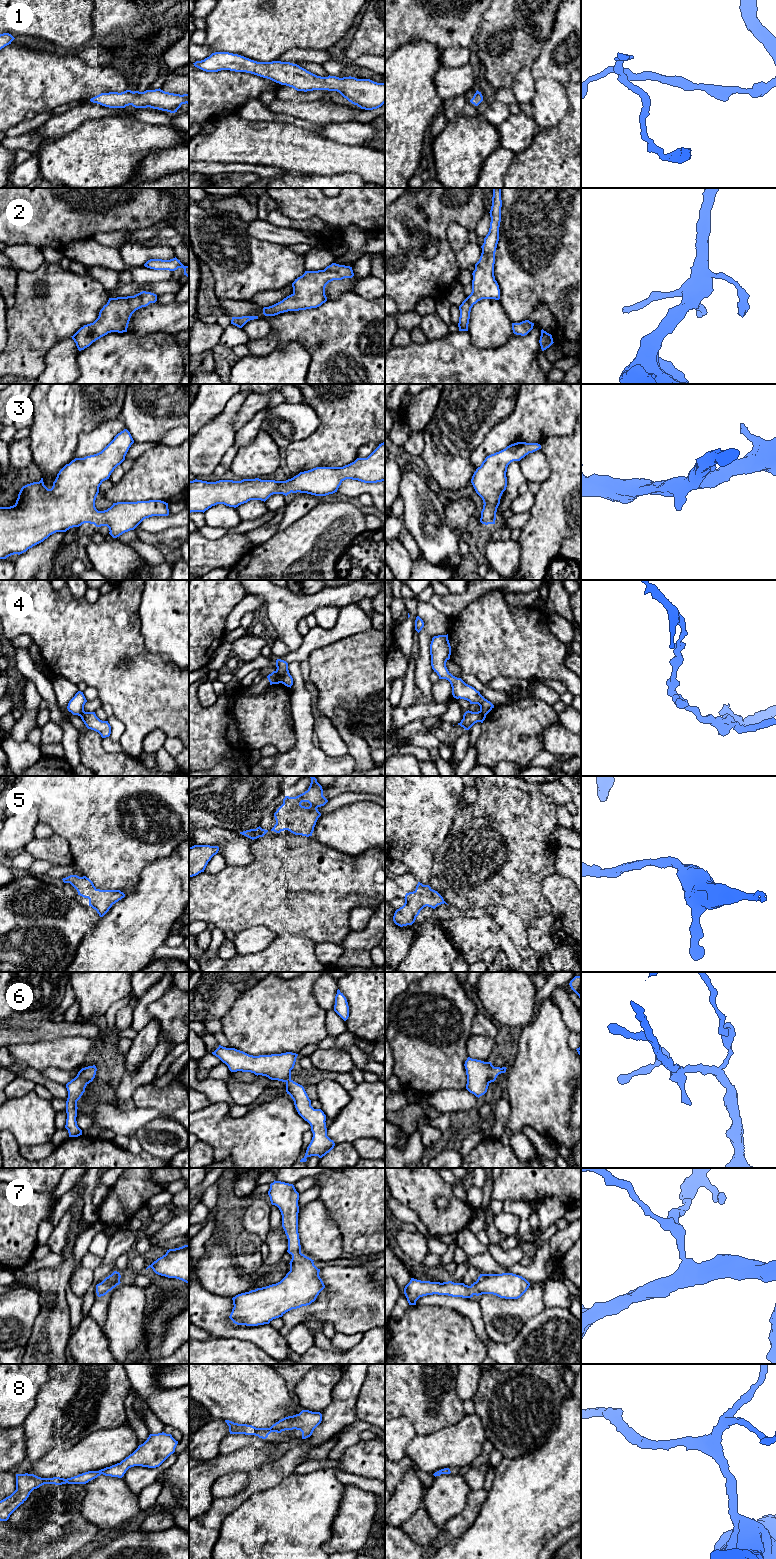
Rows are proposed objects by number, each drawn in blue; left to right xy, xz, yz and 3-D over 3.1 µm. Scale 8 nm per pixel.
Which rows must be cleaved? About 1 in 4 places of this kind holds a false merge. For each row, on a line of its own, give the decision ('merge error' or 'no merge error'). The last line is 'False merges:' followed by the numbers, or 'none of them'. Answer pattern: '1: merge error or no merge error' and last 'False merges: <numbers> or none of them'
1: no merge error
2: no merge error
3: no merge error
4: merge error
5: no merge error
6: no merge error
7: no merge error
8: no merge error
False merges: 4

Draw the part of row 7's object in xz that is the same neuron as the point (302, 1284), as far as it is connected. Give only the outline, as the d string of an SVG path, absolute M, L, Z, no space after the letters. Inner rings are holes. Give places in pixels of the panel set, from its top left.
M275 1181L268 1191L272 1205L279 1208L282 1215L282 1227L288 1239L287 1252L292 1255L290 1271L278 1283L241 1293L232 1298L233 1309L229 1318L237 1325L258 1326L269 1324L273 1319L282 1317L286 1312L314 1302L325 1288L319 1276L320 1269L314 1265L314 1260L301 1253L298 1233L299 1193L293 1184Z

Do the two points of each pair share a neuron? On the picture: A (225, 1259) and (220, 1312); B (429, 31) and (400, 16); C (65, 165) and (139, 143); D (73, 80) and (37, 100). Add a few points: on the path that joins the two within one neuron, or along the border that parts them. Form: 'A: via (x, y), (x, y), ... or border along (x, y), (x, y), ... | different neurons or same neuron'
A: border along (201, 1285), (212, 1293), (231, 1298) | different neurons
B: via (422, 24), (414, 16), (407, 16) | same neuron
C: via (83, 159), (93, 159), (121, 143) | same neuron
D: via (64, 80), (57, 80), (46, 91) | same neuron

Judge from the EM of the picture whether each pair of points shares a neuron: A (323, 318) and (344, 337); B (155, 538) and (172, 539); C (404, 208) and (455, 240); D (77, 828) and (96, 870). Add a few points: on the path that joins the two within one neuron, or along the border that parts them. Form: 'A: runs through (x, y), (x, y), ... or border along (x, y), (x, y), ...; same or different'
A: runs through (328, 323), (339, 334); same
B: runs through (159, 538), (168, 538); same
C: border along (452, 221), (447, 228), (447, 240), (455, 253); different
D: runs through (88, 837), (88, 847), (96, 859); same

